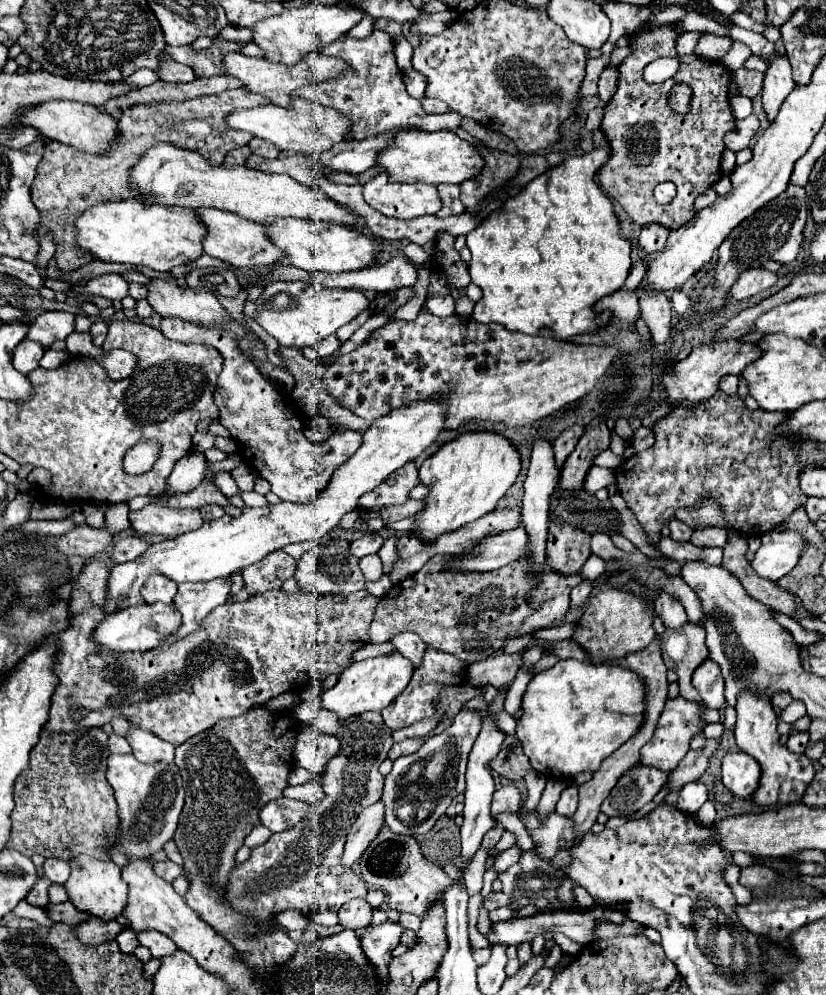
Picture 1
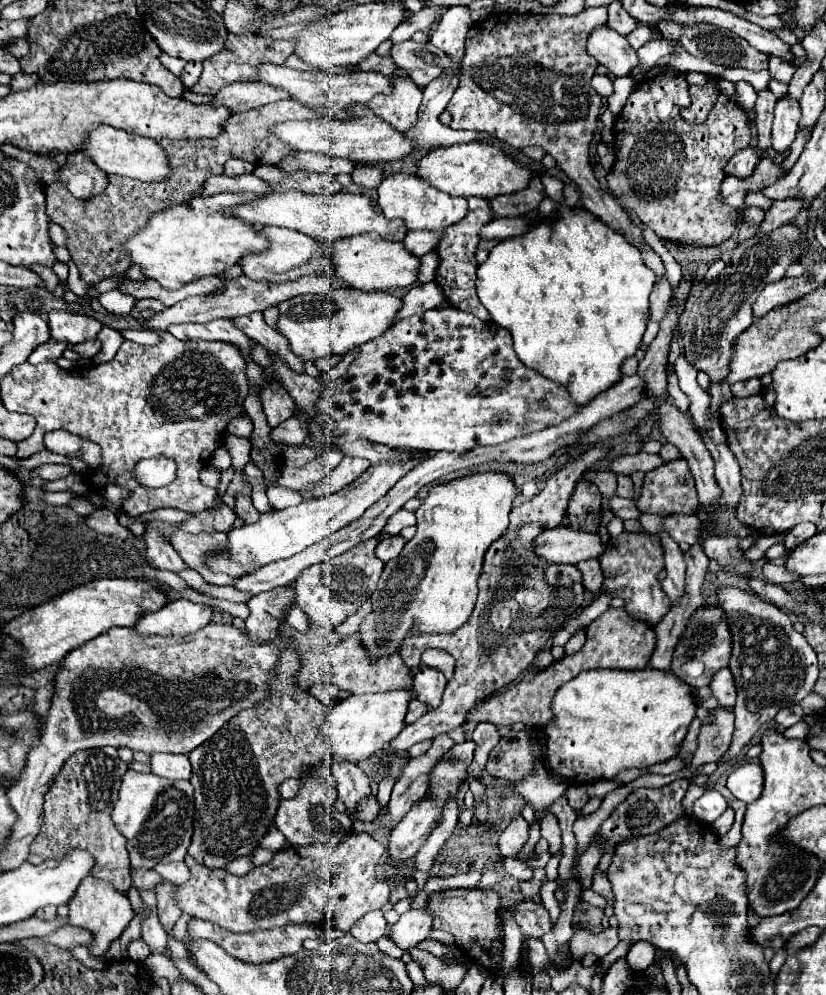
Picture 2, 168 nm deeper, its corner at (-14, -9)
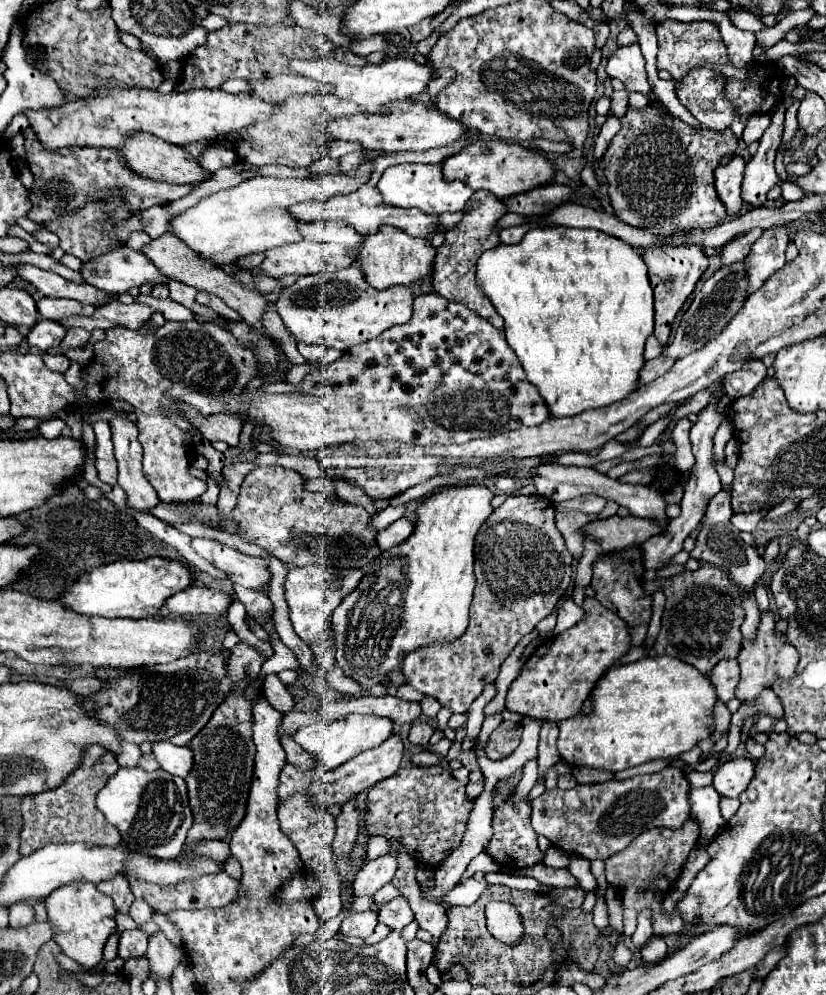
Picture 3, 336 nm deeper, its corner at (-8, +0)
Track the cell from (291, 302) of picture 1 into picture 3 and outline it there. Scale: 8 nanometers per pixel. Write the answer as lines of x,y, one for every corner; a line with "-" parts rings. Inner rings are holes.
348,266
336,272
300,276
294,286
282,290
276,308
296,342
322,344
344,352
360,342
380,336
396,324
408,322
414,298
416,296
408,286
376,290
364,282
364,272
360,268

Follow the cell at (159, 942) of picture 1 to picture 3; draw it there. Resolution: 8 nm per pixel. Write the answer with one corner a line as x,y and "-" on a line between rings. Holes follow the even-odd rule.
136,898
136,900
132,902
132,906
130,906
130,916
132,916
132,920
134,920
138,926
146,924
146,922
152,918
152,914
154,914
154,910
152,910
144,900
140,900
140,898

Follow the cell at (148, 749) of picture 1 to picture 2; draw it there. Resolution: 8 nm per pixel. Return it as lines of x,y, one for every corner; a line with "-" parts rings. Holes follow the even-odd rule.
154,753
150,755
150,769
154,775
166,779
190,779
190,761
186,755

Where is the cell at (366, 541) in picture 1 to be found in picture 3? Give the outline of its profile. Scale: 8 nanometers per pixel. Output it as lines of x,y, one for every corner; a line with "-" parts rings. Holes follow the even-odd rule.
400,518
396,522
392,522
388,528
378,532
378,546
380,550
390,550
392,546
398,546
400,542
404,542
404,538
408,538
408,534
412,534
414,530
414,522
408,518

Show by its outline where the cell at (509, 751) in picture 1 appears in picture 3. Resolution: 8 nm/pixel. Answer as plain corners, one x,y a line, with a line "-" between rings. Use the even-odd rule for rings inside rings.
502,720
502,724
490,734
488,744
486,744
486,756
492,760
502,760
506,756
510,756
518,744
520,744
520,734
522,734
522,726

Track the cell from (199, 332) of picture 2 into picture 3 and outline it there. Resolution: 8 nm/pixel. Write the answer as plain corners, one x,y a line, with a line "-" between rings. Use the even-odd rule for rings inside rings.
138,296
136,298
140,304
148,304
148,306
152,306
156,312
162,312
164,316
166,316
166,320
174,320
174,322
186,322
186,320
194,320
194,314
188,310
188,308
184,308
182,304
178,304
178,302
174,302
172,298
166,298
166,300
156,300
156,298
152,298
152,296

